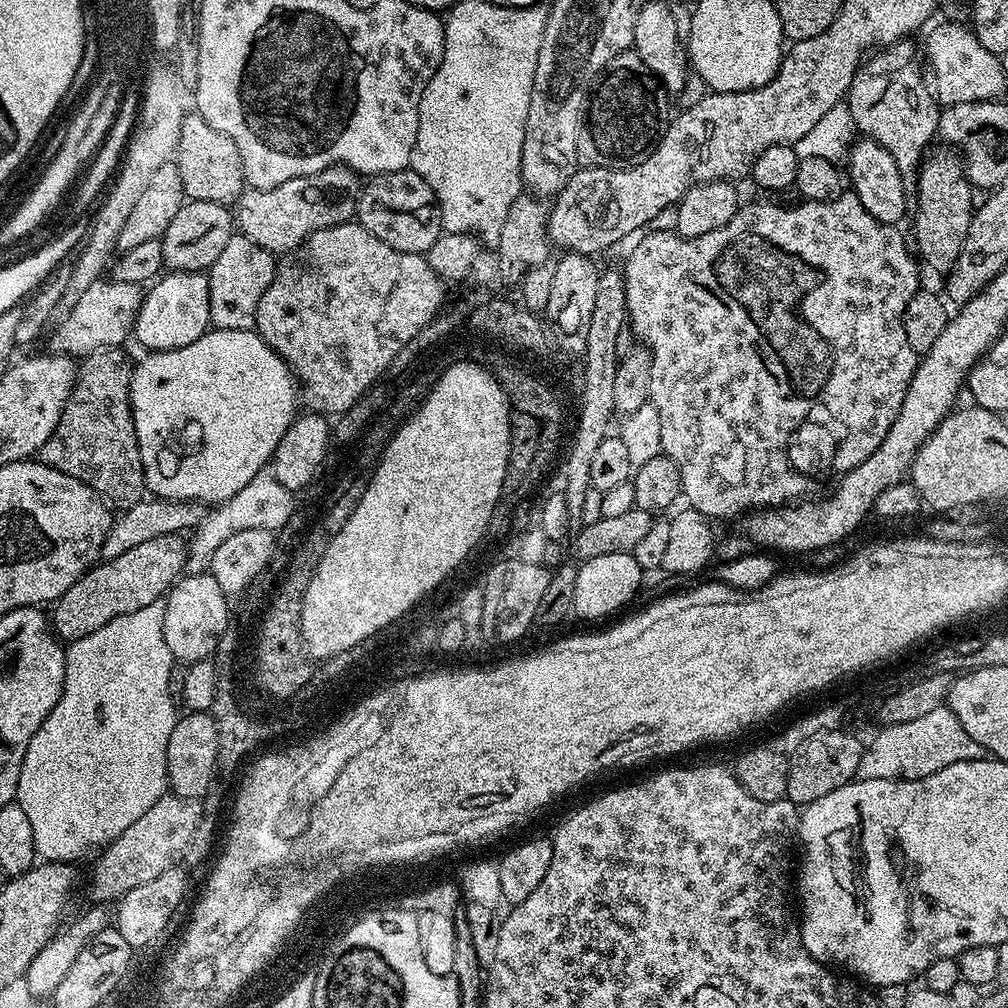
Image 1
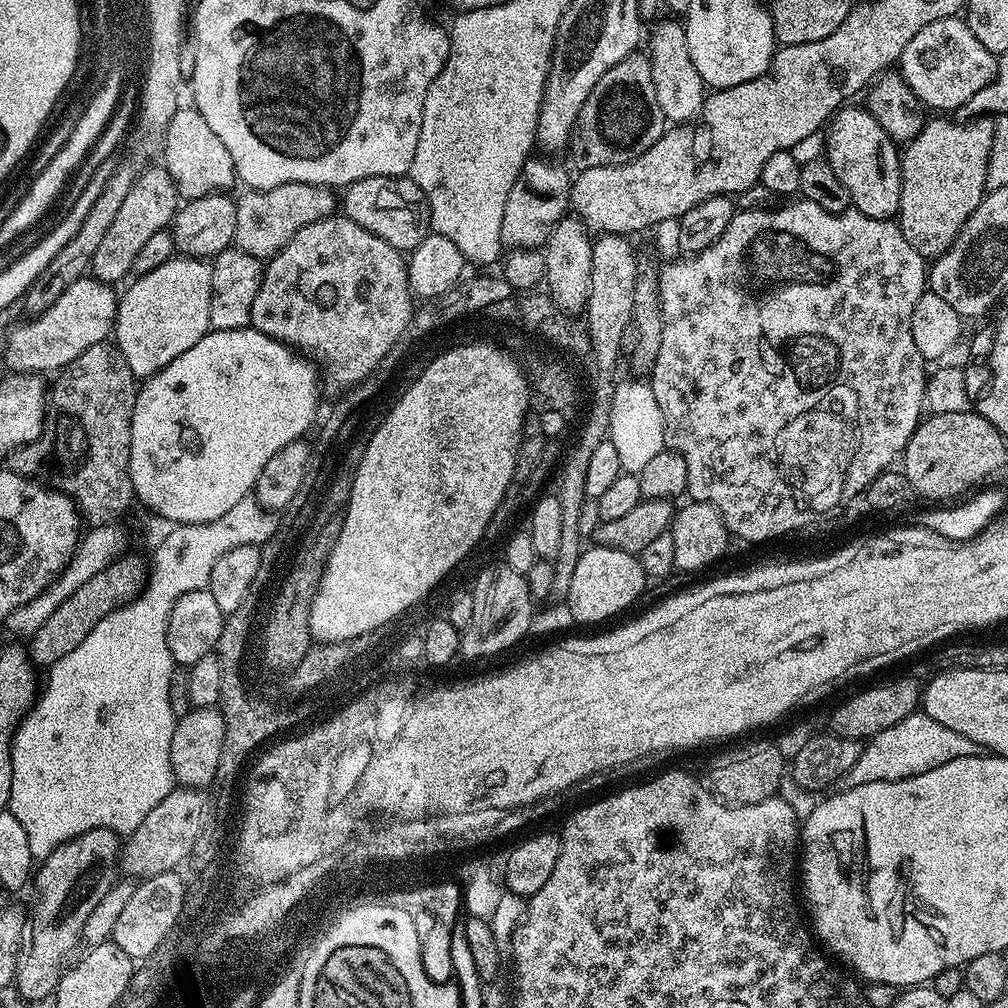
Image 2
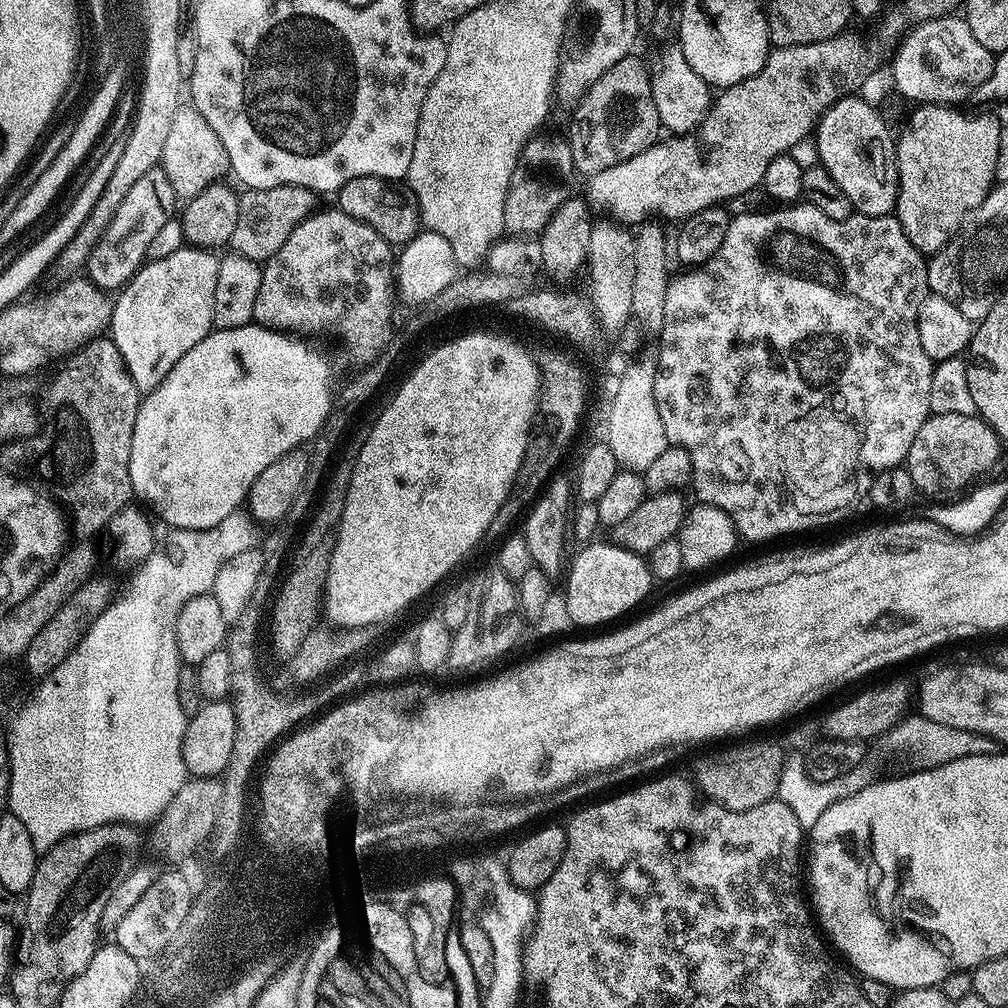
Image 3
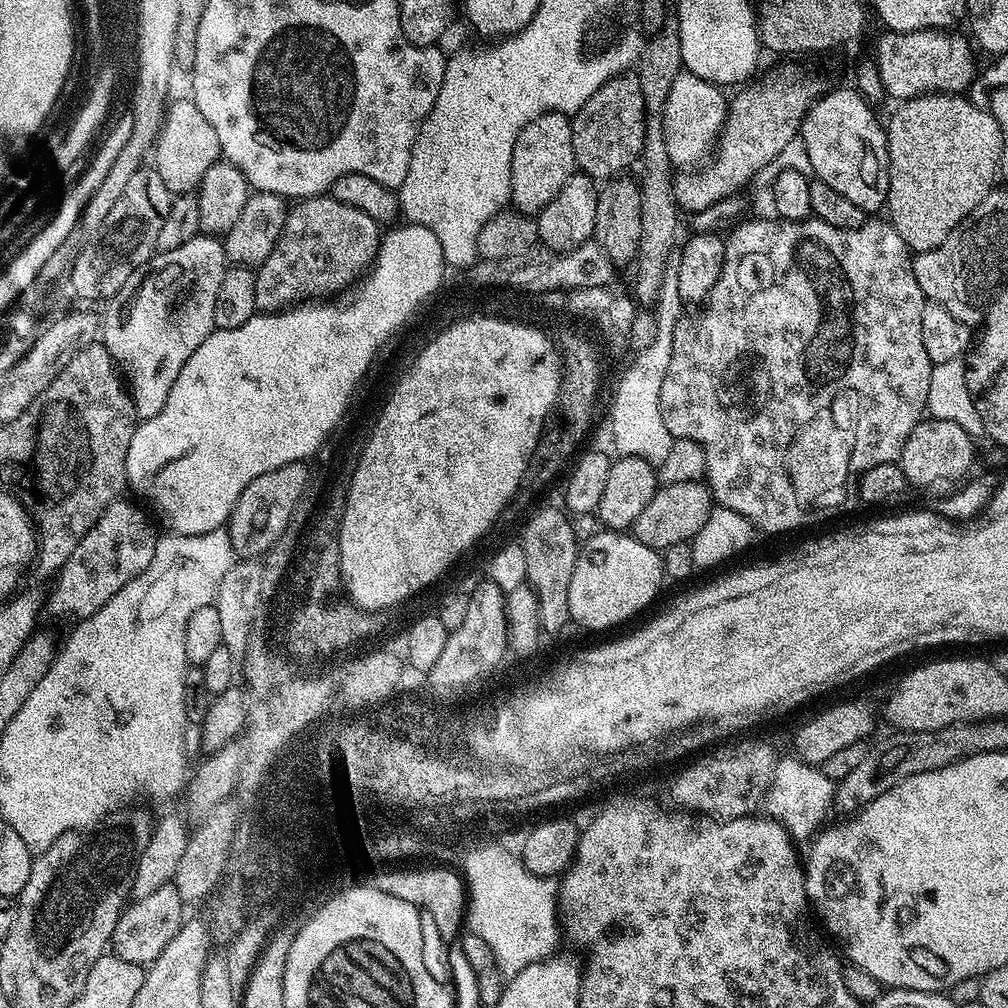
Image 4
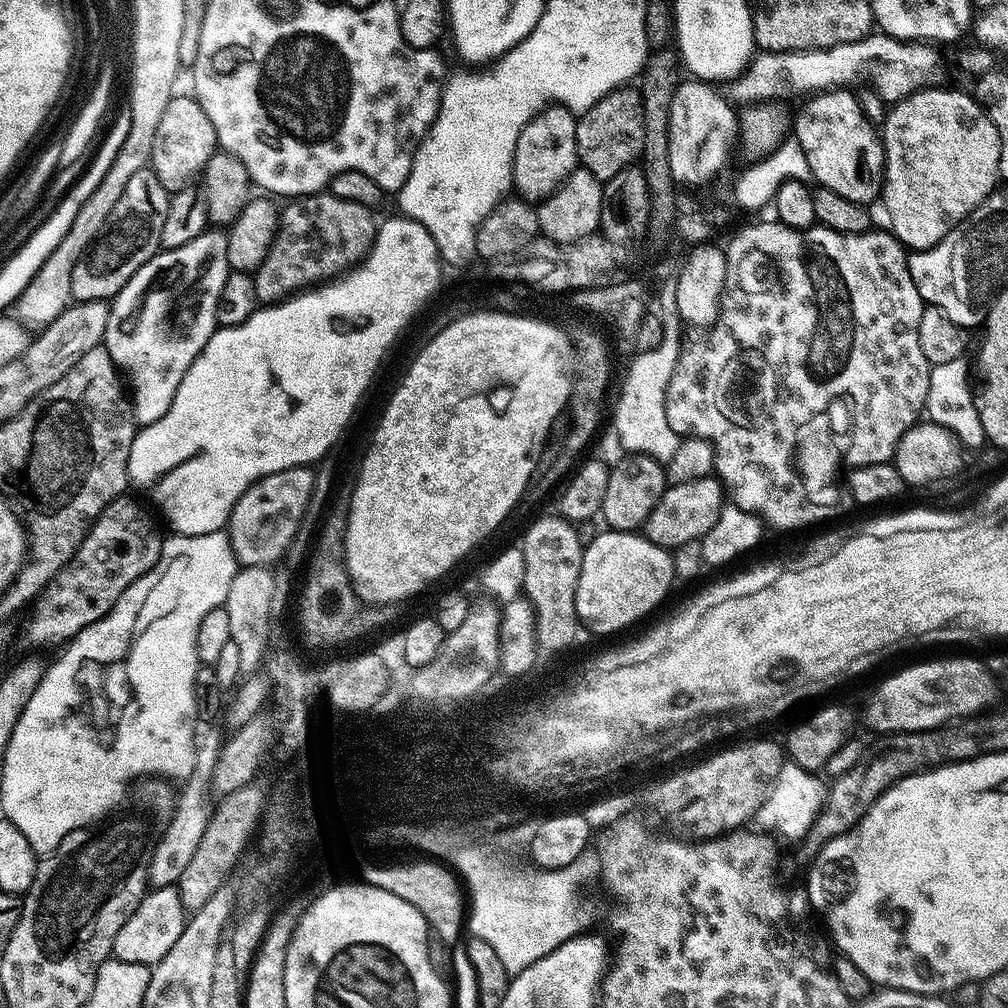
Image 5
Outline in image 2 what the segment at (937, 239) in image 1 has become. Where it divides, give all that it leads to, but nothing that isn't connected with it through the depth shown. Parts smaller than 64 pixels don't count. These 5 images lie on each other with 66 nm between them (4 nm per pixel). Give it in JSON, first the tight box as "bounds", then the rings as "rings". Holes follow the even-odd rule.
{"bounds":[898,118,997,262],"rings":[[[972,118],[969,124],[955,124],[952,120],[929,119],[913,140],[903,145],[900,157],[900,210],[898,223],[906,242],[931,262],[954,242],[962,226],[974,214],[974,210],[984,201],[986,195],[986,174],[988,159],[992,153],[992,143],[996,137],[997,125],[988,118]]]}

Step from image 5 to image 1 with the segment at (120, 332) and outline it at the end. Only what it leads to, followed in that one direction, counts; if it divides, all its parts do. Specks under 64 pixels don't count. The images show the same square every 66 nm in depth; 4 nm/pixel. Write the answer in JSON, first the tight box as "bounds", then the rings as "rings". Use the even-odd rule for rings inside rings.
{"bounds":[134,272,210,352],"rings":[[[173,272],[161,275],[151,285],[140,312],[136,315],[134,340],[152,352],[165,352],[194,342],[210,328],[208,277],[199,272]]]}

